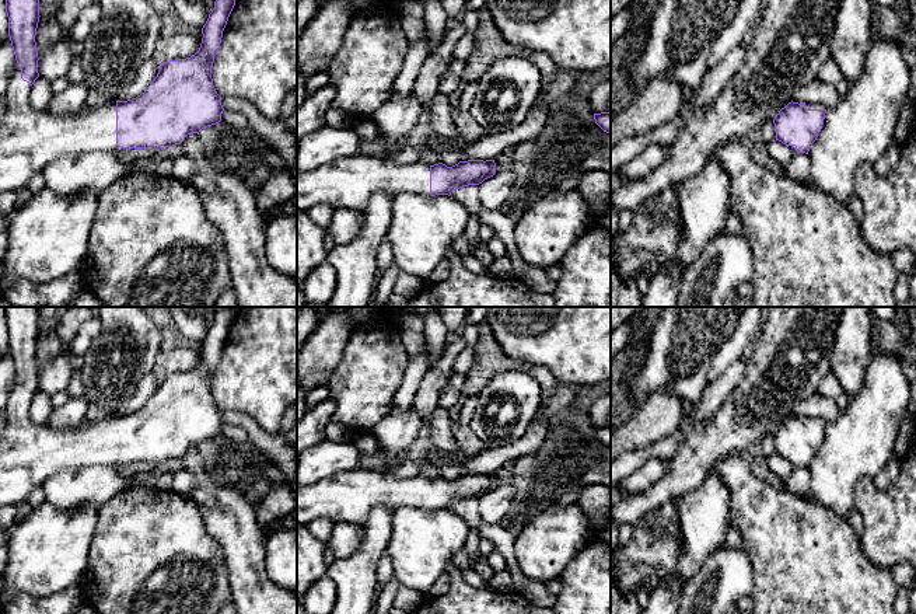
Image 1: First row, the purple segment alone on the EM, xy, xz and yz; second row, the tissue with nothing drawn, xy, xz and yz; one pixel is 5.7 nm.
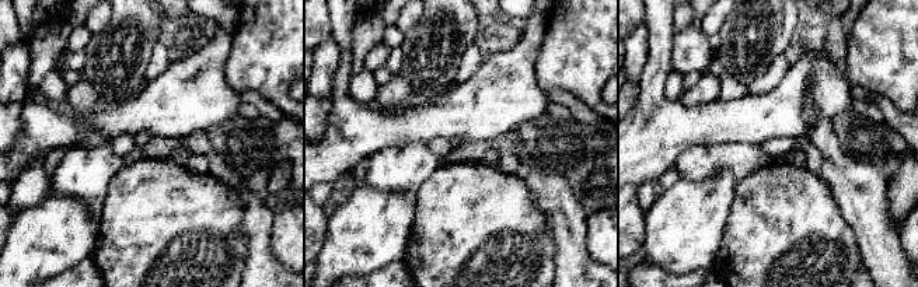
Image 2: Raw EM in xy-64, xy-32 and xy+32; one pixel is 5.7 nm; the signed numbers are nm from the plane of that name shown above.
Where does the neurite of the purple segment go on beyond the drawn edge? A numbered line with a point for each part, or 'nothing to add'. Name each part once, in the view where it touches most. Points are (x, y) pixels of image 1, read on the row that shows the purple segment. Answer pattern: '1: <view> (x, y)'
1: xy (30, 139)

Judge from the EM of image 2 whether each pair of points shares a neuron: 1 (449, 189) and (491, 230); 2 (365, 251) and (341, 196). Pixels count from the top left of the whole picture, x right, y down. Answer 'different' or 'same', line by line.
1: same
2: different

